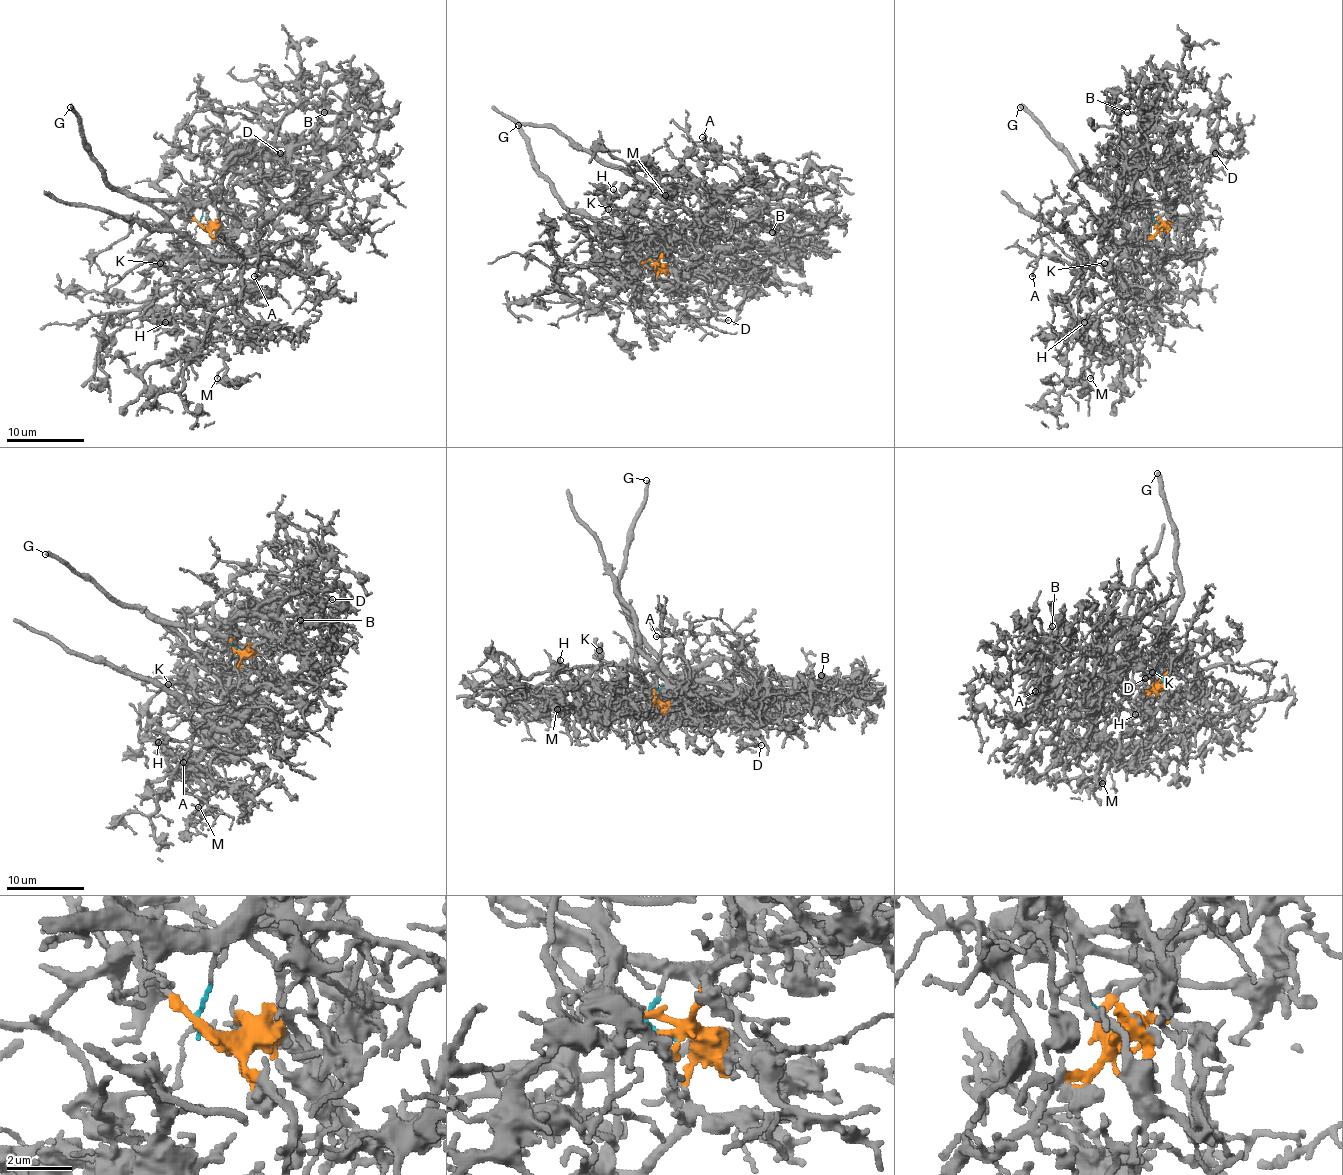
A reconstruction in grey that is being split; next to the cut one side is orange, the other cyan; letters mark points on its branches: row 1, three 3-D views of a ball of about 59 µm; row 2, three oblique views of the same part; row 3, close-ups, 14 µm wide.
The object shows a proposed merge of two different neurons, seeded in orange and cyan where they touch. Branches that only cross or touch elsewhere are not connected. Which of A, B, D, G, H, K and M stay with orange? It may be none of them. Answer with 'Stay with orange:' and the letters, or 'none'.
Stay with orange: A, H, K, M

